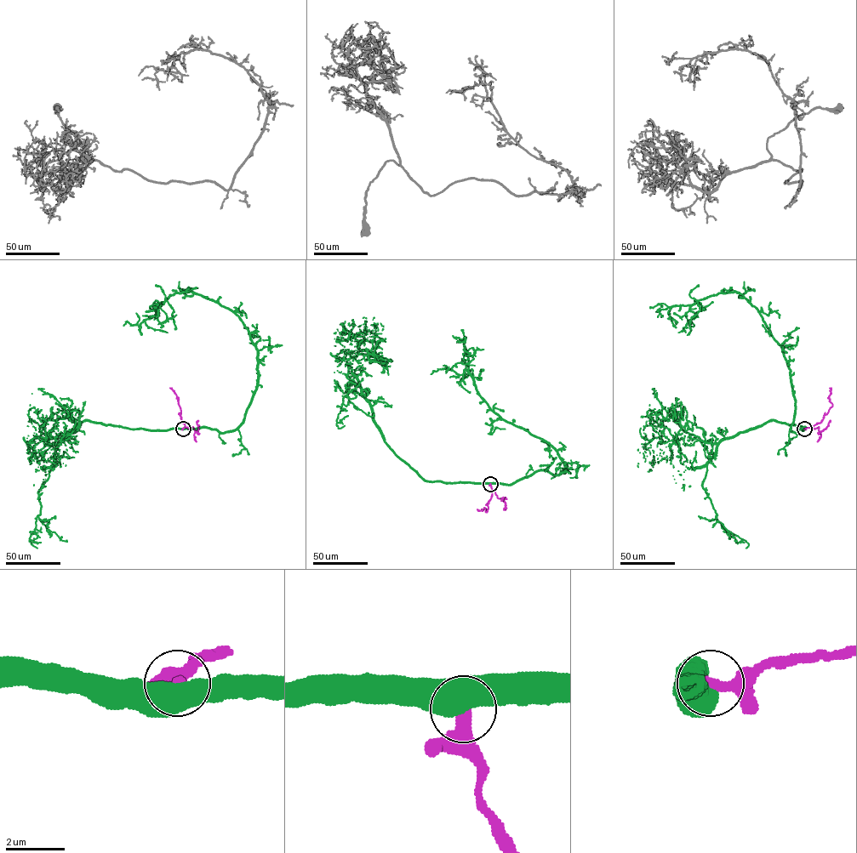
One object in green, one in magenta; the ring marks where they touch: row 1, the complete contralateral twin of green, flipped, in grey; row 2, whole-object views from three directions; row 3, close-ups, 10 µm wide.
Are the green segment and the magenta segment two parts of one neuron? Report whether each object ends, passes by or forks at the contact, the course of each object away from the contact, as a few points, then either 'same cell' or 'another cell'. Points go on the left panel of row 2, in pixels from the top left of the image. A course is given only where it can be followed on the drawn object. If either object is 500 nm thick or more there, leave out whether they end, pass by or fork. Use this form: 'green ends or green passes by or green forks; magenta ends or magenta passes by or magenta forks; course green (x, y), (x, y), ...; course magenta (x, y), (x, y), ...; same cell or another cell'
course green (183, 429), (83, 420), (56, 443), (40, 436), (70, 413), (75, 429), (49, 452), (66, 452), (59, 463); course magenta (183, 429), (185, 424), (181, 421), (179, 399), (169, 388); another cell

